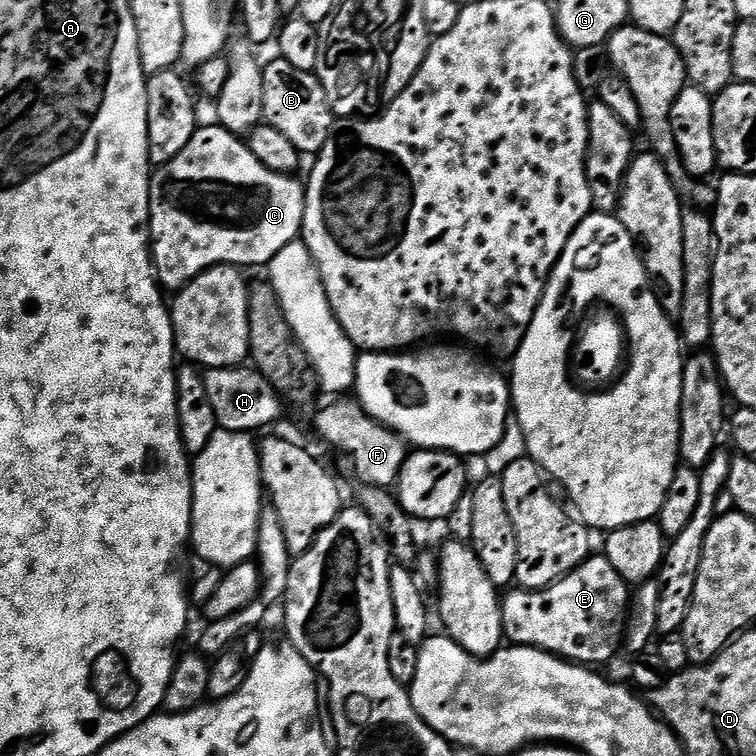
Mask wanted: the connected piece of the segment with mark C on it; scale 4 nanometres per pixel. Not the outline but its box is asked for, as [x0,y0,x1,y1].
[148,126,306,290]

